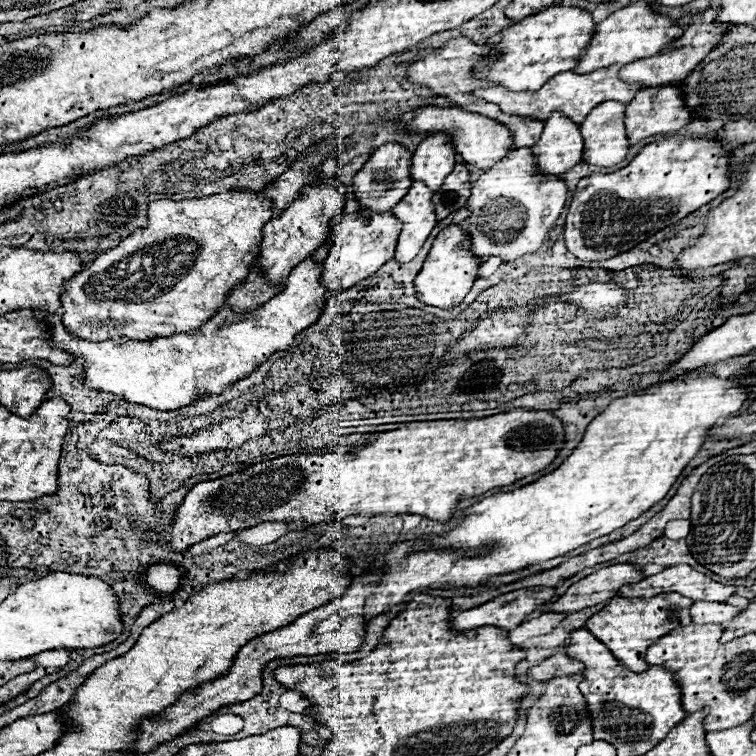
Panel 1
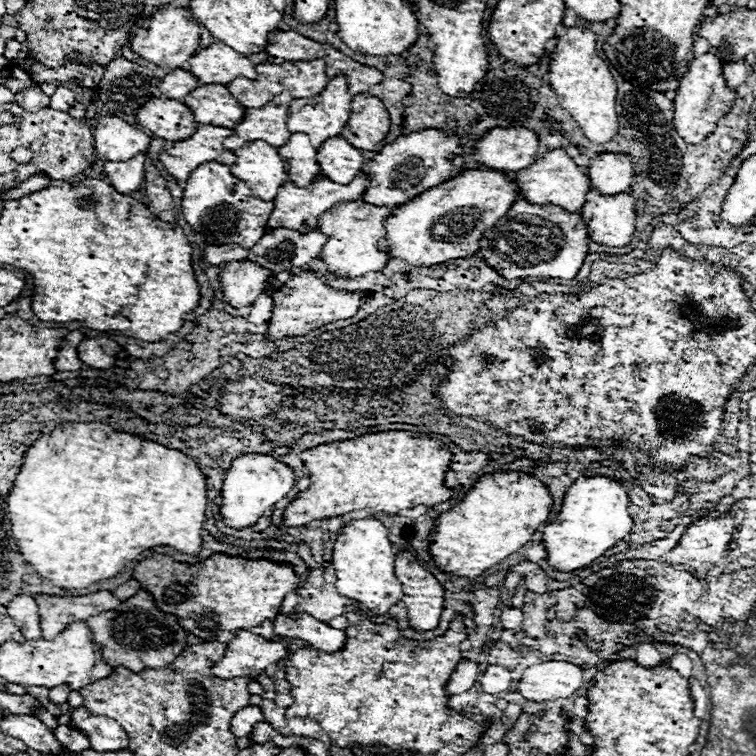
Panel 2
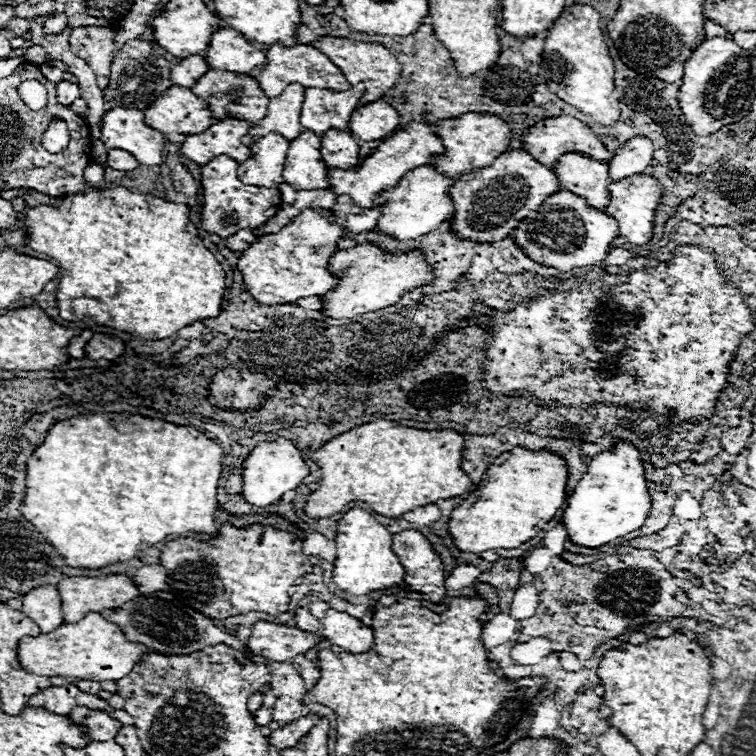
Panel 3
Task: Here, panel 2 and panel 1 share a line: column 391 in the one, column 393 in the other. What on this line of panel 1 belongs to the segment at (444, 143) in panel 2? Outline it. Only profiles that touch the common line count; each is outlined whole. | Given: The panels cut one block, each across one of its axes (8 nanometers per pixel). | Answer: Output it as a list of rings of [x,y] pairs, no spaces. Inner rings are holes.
[[[384,144],[370,156],[370,160],[364,164],[364,168],[354,176],[354,184],[352,184],[360,210],[388,212],[406,196],[408,188],[412,186],[410,156],[412,154],[406,152],[404,146],[400,146],[400,144]]]

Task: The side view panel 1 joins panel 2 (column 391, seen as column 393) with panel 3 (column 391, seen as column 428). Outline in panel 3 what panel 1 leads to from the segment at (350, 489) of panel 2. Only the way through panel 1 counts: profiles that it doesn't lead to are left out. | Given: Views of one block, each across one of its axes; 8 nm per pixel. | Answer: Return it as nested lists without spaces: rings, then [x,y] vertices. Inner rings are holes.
[[[374,420],[374,422],[368,422],[368,424],[362,424],[362,426],[356,426],[336,438],[332,438],[330,442],[326,442],[320,450],[316,450],[312,454],[312,460],[320,466],[320,472],[322,472],[322,482],[320,482],[320,488],[316,492],[312,492],[306,500],[306,506],[304,506],[304,512],[310,516],[310,518],[326,518],[326,516],[332,516],[332,514],[338,514],[340,512],[340,506],[352,502],[352,500],[360,500],[360,502],[366,502],[374,512],[386,516],[386,518],[400,518],[402,514],[418,508],[418,506],[426,506],[426,504],[434,504],[438,500],[448,500],[448,498],[454,498],[454,496],[460,496],[464,492],[470,490],[472,486],[472,480],[468,478],[468,474],[462,472],[462,450],[464,450],[464,436],[458,434],[456,430],[418,430],[418,428],[408,428],[408,426],[400,426],[398,422],[392,422],[392,420]]]

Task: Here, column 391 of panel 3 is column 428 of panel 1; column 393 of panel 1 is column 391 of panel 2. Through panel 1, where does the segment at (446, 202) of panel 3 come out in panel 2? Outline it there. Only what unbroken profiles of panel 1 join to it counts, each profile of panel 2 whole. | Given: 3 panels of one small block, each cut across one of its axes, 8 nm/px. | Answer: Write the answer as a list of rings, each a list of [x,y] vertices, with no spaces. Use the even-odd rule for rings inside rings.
[[[354,200],[352,204],[336,204],[336,208],[324,212],[324,216],[320,216],[318,230],[328,236],[328,242],[320,250],[320,258],[324,260],[328,272],[338,278],[356,278],[366,272],[380,272],[390,258],[386,252],[380,252],[376,244],[386,234],[384,218],[390,214],[390,208],[372,206],[362,200]]]

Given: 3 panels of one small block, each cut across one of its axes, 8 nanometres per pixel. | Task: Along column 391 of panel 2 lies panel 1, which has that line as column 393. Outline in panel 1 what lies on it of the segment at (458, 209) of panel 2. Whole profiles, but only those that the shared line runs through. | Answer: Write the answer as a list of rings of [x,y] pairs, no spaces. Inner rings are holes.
[[[354,212],[345,214],[340,223],[331,231],[330,240],[332,248],[322,264],[322,284],[334,292],[334,290],[346,290],[356,286],[360,280],[370,278],[382,264],[394,258],[396,240],[402,224],[394,218],[392,212],[382,214],[368,214],[368,212]]]

